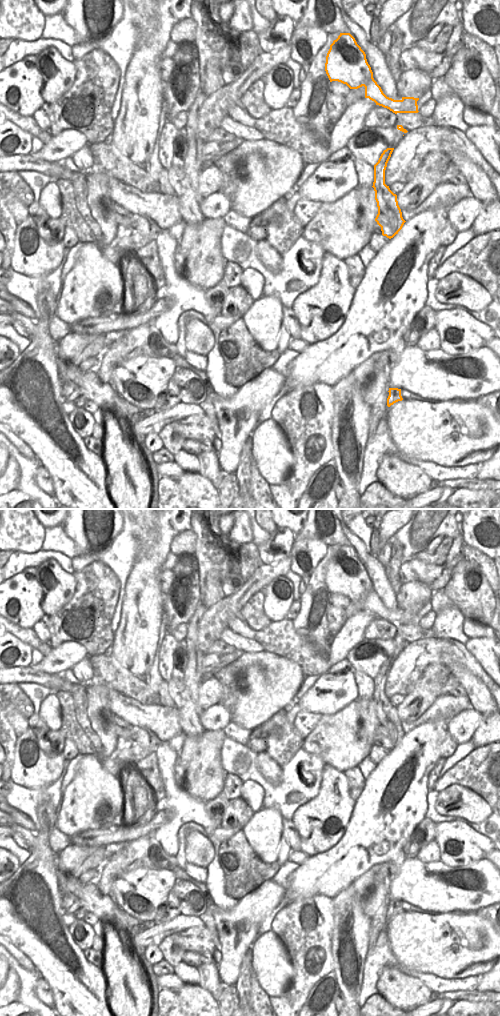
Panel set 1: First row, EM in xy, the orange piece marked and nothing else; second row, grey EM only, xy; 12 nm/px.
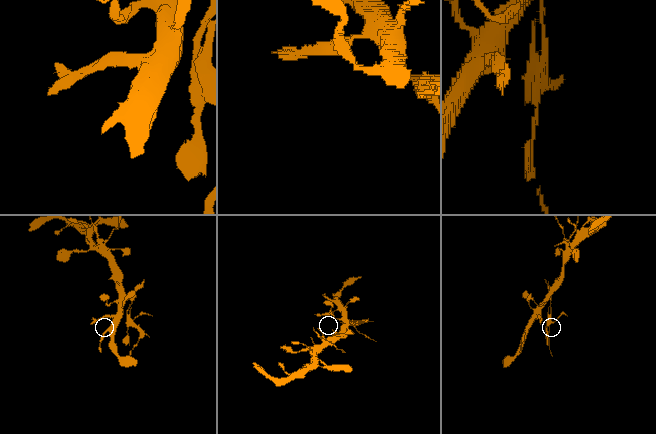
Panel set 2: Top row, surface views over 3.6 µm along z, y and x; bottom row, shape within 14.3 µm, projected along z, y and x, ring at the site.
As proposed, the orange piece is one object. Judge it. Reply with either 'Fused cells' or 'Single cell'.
Fused cells.

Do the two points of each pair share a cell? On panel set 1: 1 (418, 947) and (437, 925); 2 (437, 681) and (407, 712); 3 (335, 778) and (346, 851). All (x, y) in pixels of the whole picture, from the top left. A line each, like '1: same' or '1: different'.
1: same
2: same
3: different

